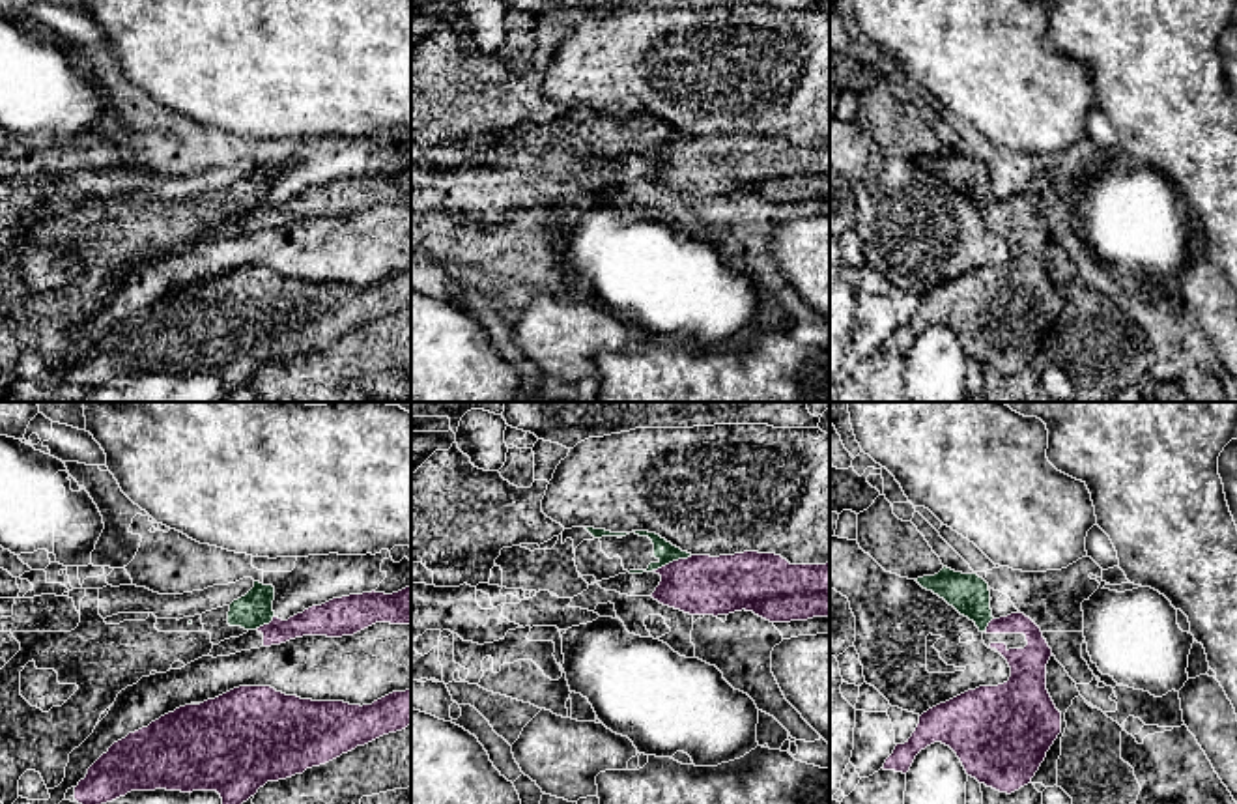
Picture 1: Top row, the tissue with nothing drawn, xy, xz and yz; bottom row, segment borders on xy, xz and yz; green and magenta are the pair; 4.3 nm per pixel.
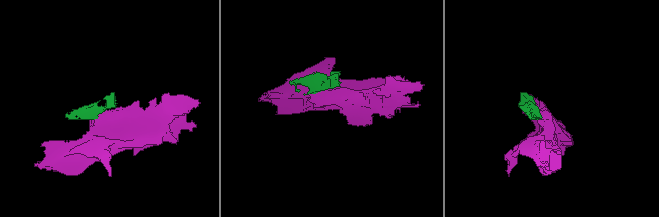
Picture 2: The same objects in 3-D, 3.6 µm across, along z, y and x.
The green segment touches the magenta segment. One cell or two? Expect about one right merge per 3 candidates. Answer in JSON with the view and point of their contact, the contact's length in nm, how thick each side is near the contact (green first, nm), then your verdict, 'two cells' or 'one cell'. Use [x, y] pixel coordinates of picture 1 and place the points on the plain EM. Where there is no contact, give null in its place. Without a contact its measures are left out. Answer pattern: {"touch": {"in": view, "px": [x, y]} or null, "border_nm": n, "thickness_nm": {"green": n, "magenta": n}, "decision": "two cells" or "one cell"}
{"touch": {"in": "xz", "px": [671, 143]}, "border_nm": 200, "thickness_nm": {"green": 70, "magenta": 260}, "decision": "two cells"}

